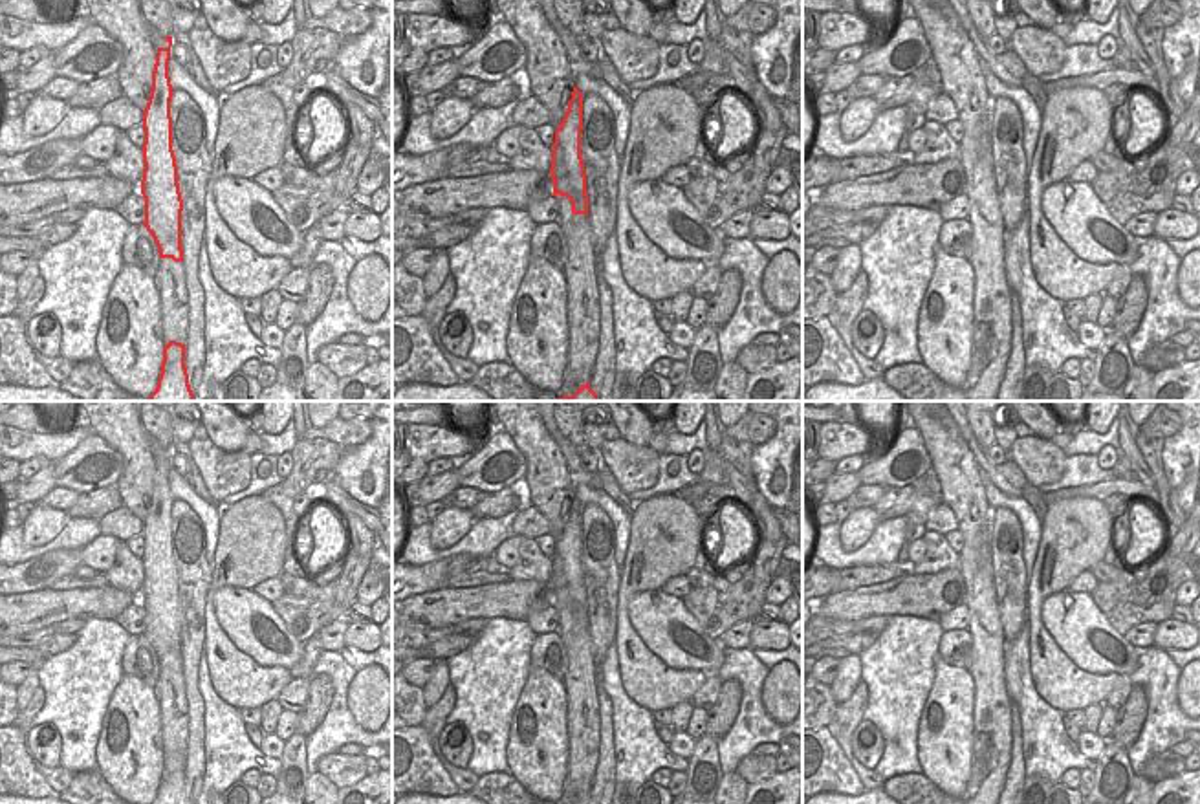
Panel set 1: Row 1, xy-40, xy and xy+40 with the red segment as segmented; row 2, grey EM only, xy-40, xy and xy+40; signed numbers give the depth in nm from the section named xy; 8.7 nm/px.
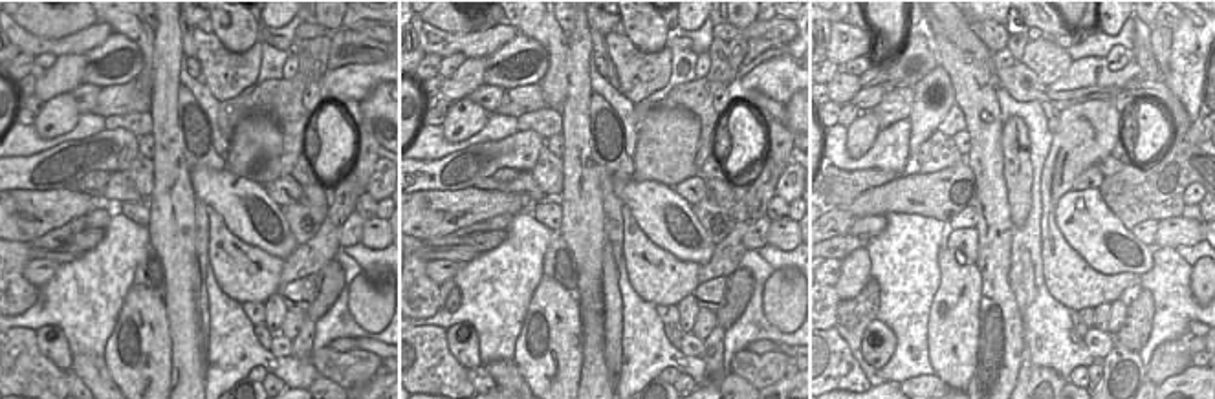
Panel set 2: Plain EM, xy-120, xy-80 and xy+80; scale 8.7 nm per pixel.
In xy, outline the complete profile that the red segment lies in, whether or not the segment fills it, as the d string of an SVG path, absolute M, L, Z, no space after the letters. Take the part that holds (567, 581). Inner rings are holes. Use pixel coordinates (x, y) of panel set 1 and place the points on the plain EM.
M573 496L562 533L555 540L551 557L553 604L572 612L572 625L588 626L584 573L581 568L583 504Z

